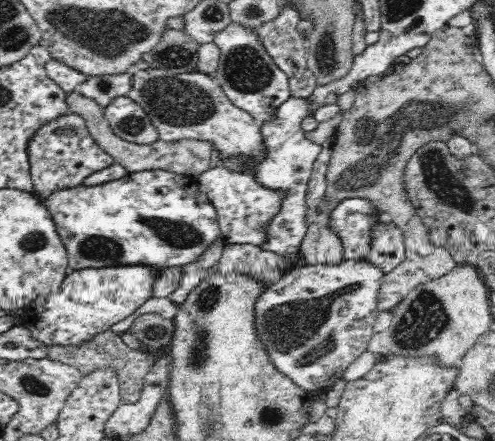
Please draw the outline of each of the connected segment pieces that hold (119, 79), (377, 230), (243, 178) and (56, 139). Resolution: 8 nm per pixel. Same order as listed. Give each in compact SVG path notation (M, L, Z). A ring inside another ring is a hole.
M133 71L122 74L102 74L102 76L88 76L86 82L76 86L76 91L86 98L91 98L98 106L105 108L112 100L127 96L132 88Z
M387 218L376 220L372 226L372 248L364 260L378 265L382 274L386 274L404 259L405 244L401 229Z
M218 166L205 170L195 176L199 189L204 191L217 212L217 219L226 243L253 244L260 246L267 237L265 226L280 210L280 203L285 197L281 190L268 190L255 181L248 173L236 173L226 167Z
M68 112L40 126L40 130L36 130L36 134L28 140L28 156L33 193L40 201L46 200L58 190L68 190L78 186L90 174L115 164L114 160L92 138L85 120L74 112Z

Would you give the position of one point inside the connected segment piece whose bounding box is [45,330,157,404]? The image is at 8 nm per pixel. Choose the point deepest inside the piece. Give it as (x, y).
(106, 350)

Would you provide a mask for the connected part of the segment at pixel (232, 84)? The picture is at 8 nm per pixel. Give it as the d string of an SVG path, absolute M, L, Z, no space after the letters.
M232 22L224 30L214 33L212 41L220 47L220 60L218 70L211 76L230 102L260 123L275 119L276 109L291 97L288 75L278 68L255 31Z

